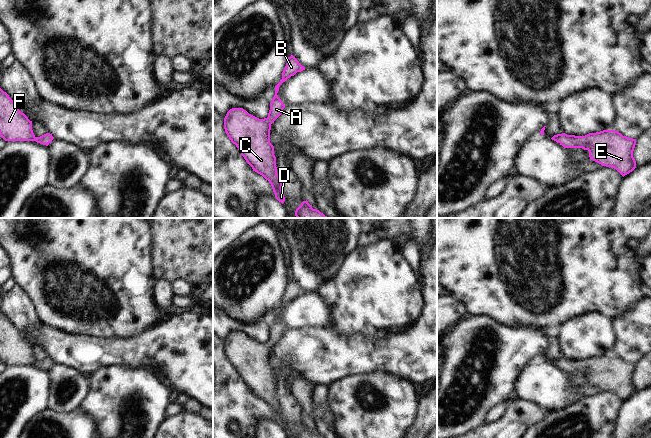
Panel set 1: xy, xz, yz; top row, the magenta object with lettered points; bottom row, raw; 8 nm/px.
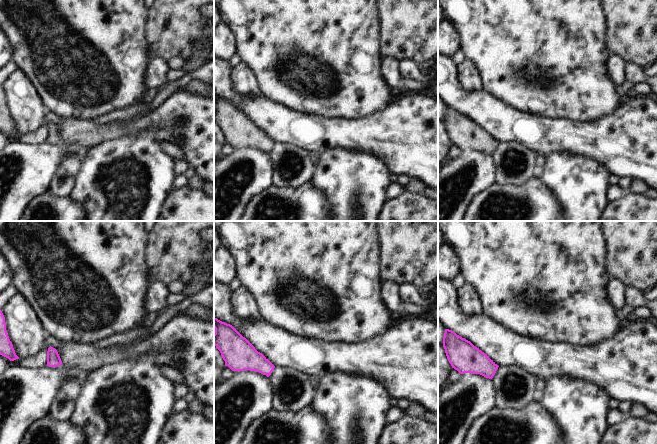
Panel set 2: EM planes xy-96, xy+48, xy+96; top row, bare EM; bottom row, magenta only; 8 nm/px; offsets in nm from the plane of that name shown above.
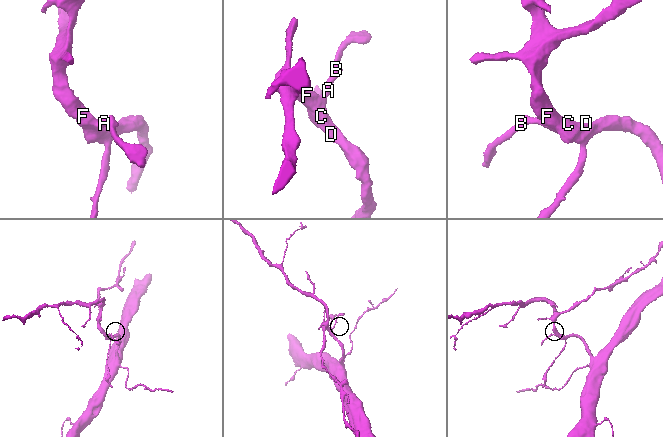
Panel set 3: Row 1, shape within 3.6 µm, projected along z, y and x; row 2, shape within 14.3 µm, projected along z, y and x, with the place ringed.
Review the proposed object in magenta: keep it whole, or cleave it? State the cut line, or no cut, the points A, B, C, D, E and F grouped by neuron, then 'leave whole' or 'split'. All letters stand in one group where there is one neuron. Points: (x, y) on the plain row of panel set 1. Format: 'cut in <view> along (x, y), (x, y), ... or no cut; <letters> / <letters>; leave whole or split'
no cut; A B C D E F; leave whole

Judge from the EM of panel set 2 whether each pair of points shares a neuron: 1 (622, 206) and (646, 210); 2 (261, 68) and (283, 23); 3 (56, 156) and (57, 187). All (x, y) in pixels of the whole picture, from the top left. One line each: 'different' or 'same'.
1: same
2: same
3: different

